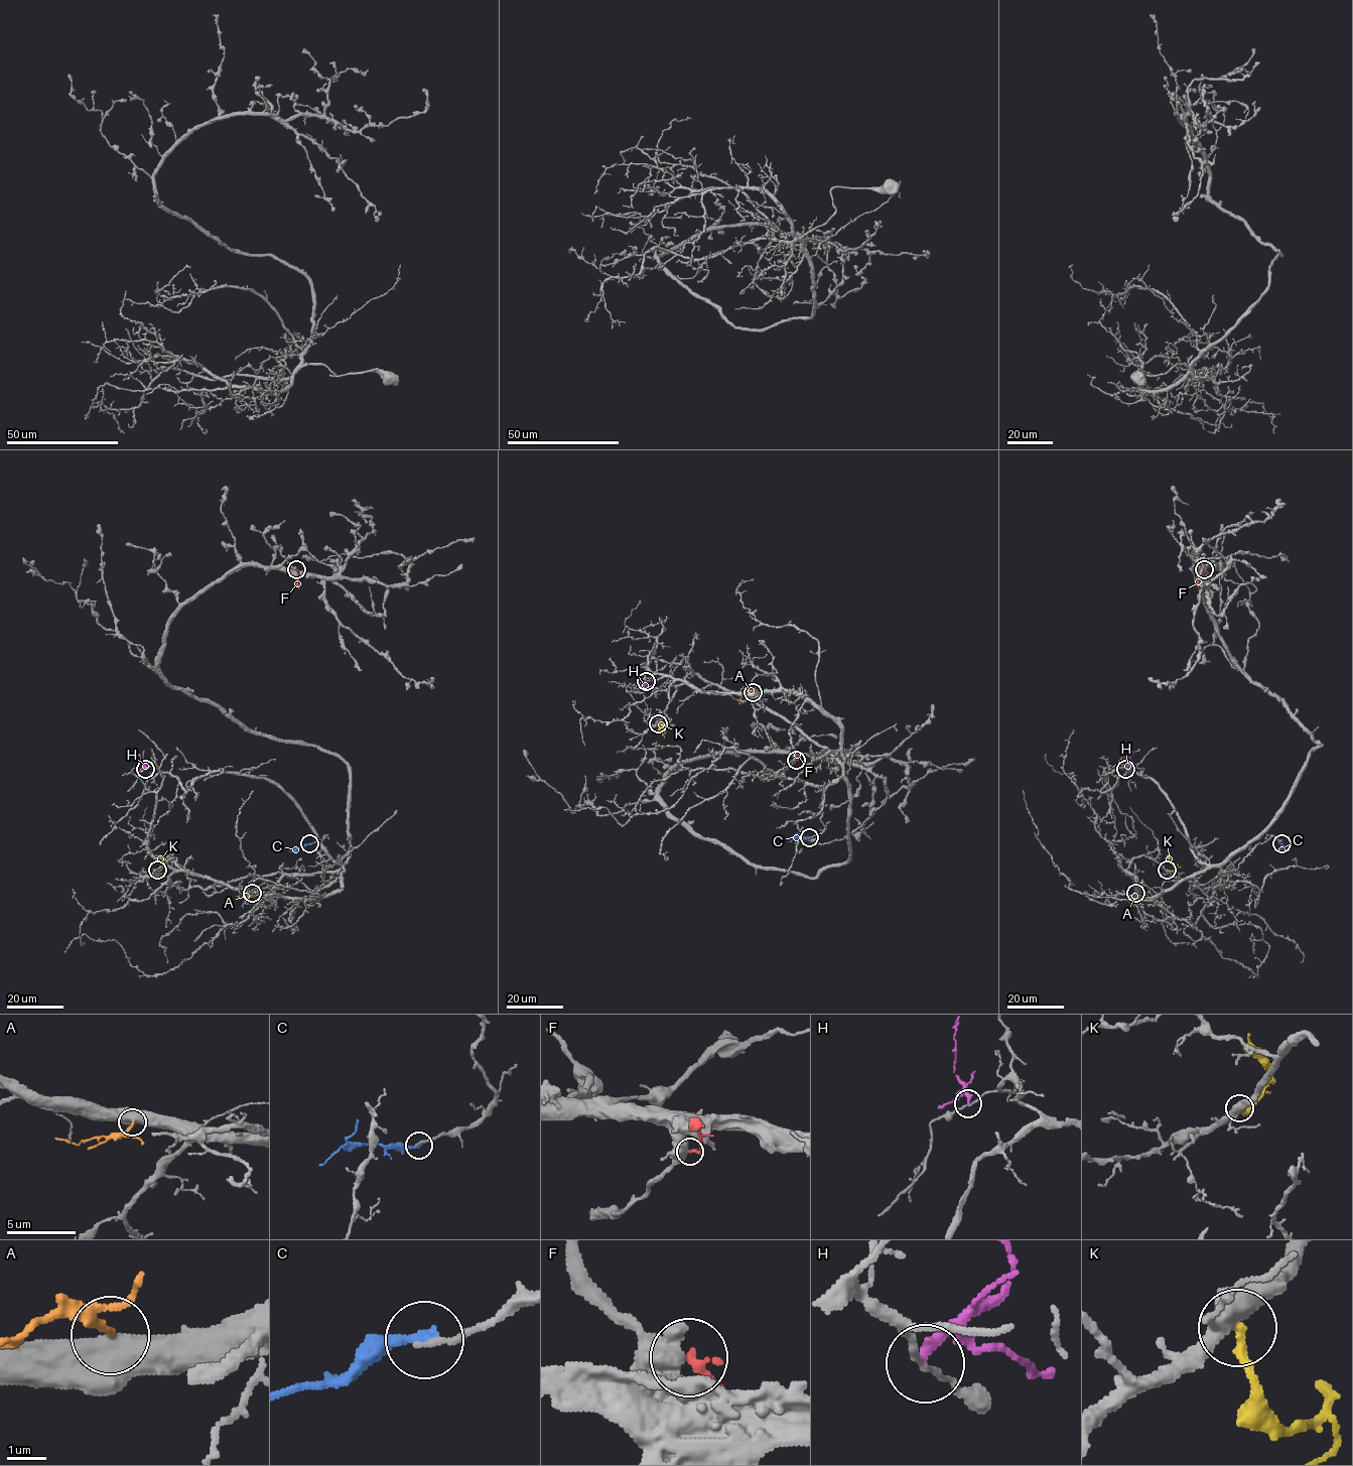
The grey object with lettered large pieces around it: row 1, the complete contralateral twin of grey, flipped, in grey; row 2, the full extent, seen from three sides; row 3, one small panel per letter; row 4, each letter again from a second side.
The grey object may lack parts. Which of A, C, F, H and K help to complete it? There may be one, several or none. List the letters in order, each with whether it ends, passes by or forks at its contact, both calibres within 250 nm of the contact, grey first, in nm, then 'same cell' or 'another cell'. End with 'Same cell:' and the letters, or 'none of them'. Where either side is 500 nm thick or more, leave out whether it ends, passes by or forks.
A: calibres 700 and 190 nm; same cell
C: it ends; calibres 150 and 260 nm; another cell
F: calibres 800 and 240 nm; another cell
H: it ends; calibres 130 and 300 nm; another cell
K: it ends; calibres 440 and 280 nm; another cell
Same cell: A

